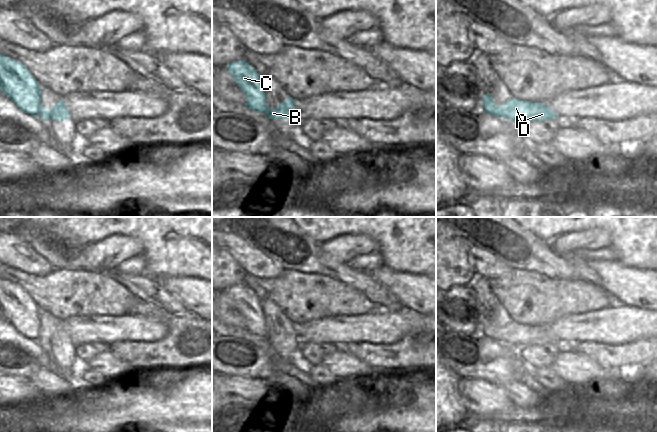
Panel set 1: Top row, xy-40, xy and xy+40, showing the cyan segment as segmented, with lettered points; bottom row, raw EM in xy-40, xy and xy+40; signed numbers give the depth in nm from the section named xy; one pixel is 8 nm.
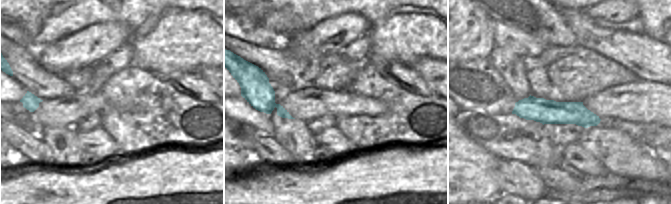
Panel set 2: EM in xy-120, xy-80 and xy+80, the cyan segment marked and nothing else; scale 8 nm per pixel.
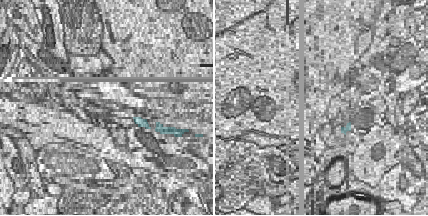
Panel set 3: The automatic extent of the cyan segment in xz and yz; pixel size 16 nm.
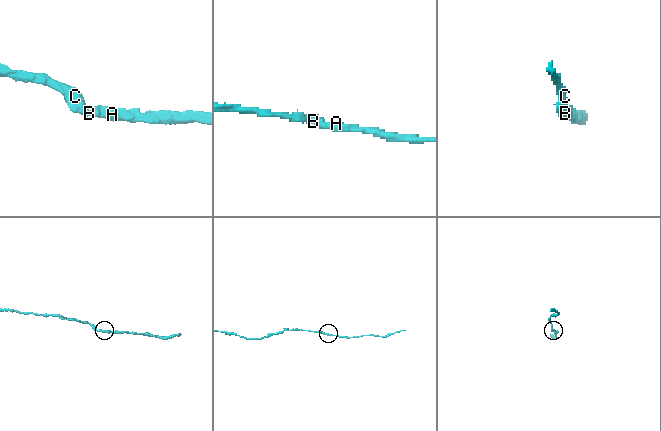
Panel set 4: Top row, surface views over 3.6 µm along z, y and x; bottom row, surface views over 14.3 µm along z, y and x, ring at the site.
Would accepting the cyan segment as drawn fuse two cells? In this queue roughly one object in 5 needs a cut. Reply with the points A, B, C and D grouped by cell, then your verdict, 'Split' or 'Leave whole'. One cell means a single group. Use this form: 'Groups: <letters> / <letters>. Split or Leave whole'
Groups: A B C D. Leave whole.

